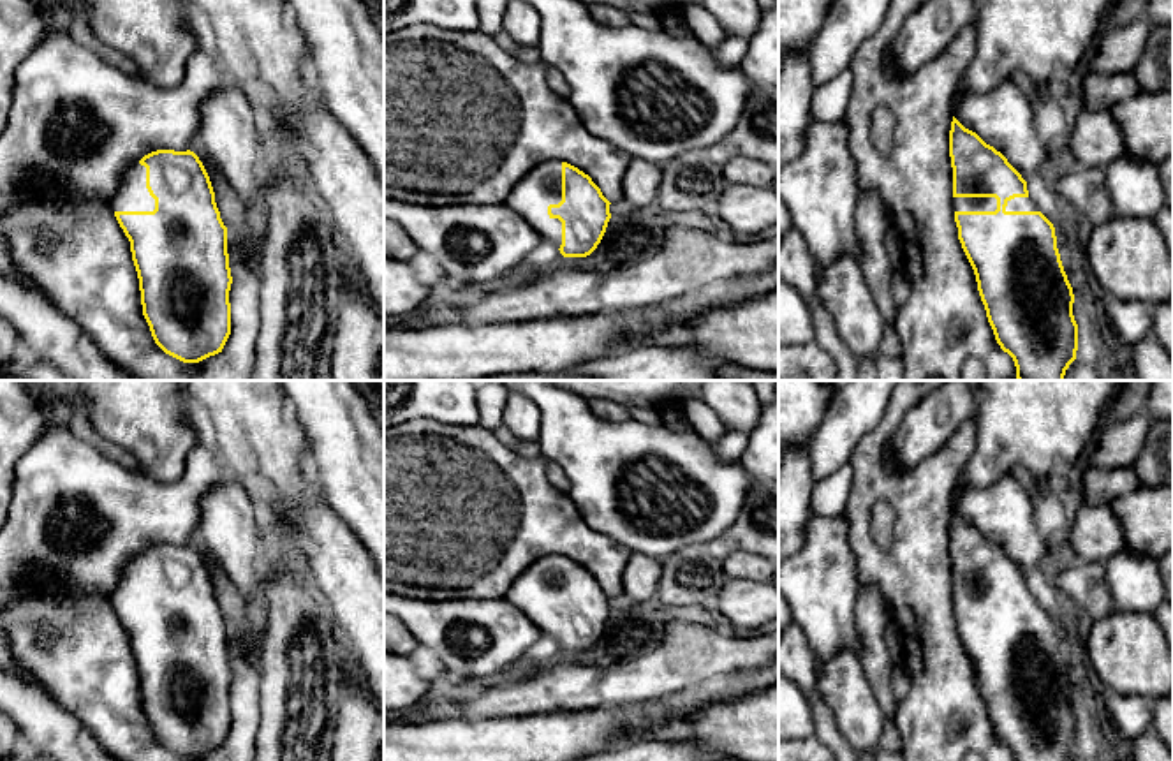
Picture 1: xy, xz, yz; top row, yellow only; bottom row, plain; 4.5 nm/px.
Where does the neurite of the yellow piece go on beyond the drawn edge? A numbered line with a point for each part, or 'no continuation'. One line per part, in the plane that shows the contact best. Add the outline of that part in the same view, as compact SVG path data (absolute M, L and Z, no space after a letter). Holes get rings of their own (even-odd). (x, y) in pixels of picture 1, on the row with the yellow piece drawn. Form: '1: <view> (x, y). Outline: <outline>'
1: xz (538, 189). Outline: M550 160L535 166L528 171L511 190L505 199L505 204L520 213L539 234L542 240L553 241L558 248L562 245L562 222L548 215L550 204L558 204L562 201L562 162Z

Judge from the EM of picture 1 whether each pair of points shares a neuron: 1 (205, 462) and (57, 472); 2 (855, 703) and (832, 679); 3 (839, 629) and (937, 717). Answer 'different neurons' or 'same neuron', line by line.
1: same neuron
2: same neuron
3: different neurons

